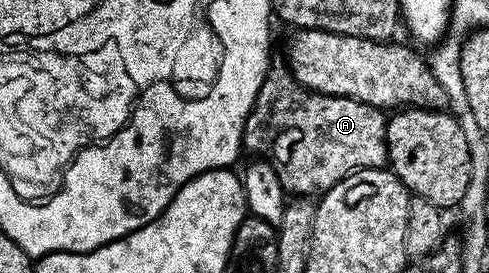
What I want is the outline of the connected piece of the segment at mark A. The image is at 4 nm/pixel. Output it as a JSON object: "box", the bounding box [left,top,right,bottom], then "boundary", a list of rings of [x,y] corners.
{"box":[241,75,387,195],"boundary":[[[285,75],[278,81],[278,89],[286,97],[270,101],[270,85],[264,84],[243,127],[241,148],[255,158],[267,161],[280,175],[280,183],[290,195],[321,195],[338,181],[343,181],[358,169],[380,169],[387,164],[387,114],[372,105],[365,105],[351,97],[333,97],[327,93],[312,93],[299,87],[293,76]]]}

